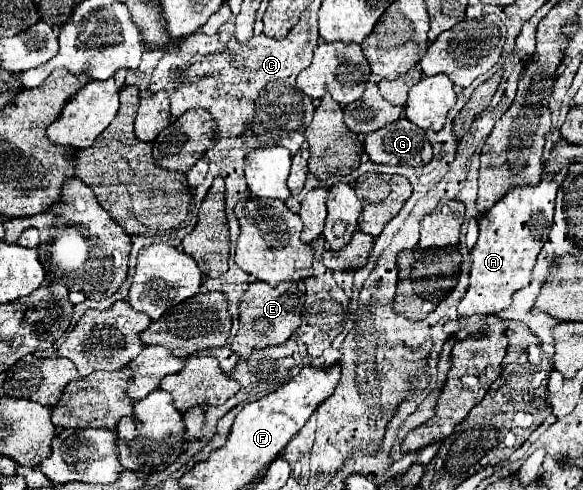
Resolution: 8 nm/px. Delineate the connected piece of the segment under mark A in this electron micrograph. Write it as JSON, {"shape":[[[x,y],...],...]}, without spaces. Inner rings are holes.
{"shape":[[[542,181],[538,187],[518,187],[504,195],[490,211],[480,217],[480,235],[472,249],[470,287],[458,305],[458,313],[462,317],[502,311],[510,305],[512,293],[530,283],[536,257],[548,241],[556,193],[556,181]]]}

